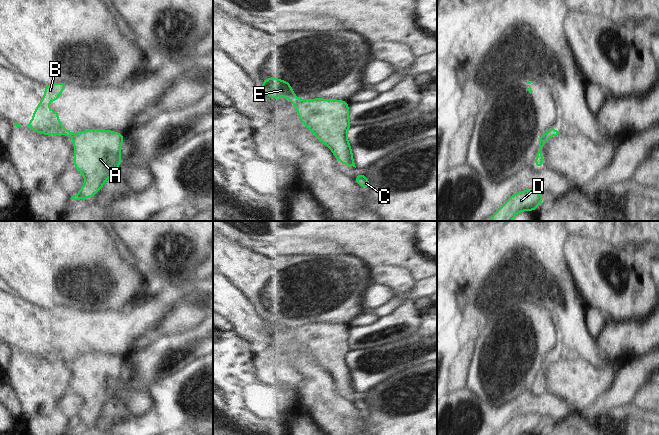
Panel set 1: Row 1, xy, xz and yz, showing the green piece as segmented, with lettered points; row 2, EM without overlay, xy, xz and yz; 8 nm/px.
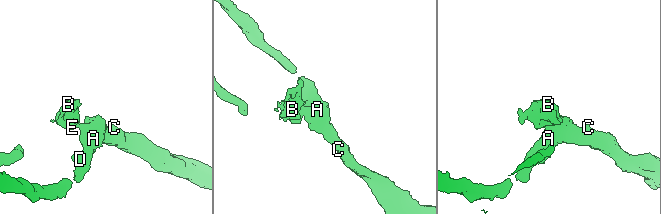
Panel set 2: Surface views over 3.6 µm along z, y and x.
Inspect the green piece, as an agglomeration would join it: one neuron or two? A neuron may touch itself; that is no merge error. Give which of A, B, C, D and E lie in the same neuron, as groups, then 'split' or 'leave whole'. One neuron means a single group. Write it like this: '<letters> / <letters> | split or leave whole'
A C D / B E | split

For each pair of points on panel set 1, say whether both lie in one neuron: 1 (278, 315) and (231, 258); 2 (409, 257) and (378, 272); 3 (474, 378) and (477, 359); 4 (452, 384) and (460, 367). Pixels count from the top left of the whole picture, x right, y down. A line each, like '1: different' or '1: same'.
1: same
2: different
3: same
4: same

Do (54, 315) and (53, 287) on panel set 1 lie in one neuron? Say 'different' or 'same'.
different

